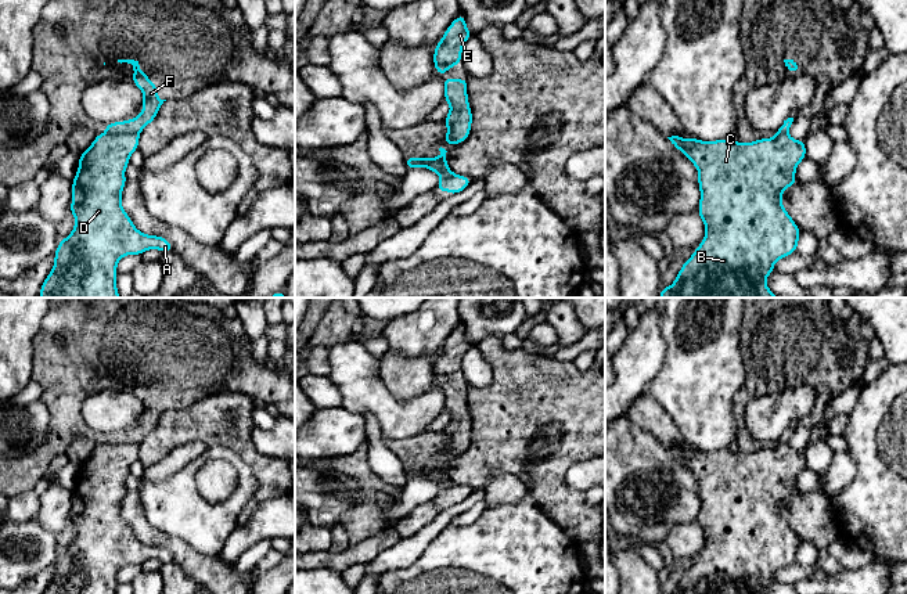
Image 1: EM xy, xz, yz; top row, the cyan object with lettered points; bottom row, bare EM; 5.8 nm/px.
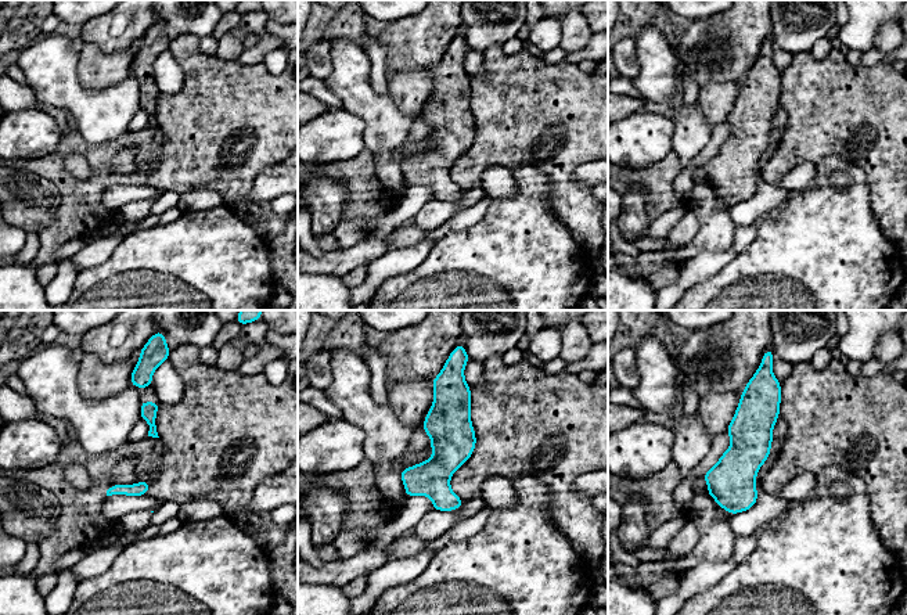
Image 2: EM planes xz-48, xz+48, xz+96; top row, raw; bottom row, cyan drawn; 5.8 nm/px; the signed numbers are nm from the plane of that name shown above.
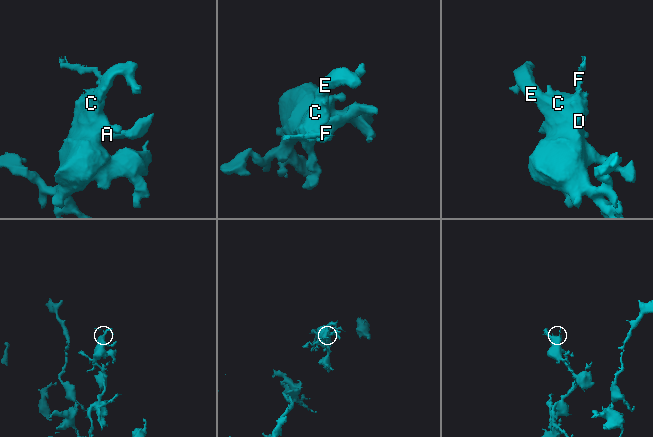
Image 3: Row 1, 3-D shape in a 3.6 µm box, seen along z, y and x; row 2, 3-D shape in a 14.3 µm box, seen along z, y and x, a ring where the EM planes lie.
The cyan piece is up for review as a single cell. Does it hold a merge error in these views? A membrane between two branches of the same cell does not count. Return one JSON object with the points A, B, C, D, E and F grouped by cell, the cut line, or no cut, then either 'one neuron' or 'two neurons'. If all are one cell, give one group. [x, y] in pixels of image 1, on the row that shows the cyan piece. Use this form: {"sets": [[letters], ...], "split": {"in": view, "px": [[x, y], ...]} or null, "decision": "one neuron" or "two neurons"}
{"sets": [["A", "B", "C", "D", "E"], ["F"]], "split": {"in": "xy", "px": [[105, 133], [137, 134]]}, "decision": "two neurons"}

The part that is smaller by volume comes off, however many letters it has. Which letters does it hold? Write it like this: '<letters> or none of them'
F

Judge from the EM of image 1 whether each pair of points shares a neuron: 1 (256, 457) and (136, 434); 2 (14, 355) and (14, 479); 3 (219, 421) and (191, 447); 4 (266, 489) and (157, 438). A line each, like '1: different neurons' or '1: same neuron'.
1: different neurons
2: different neurons
3: different neurons
4: same neuron

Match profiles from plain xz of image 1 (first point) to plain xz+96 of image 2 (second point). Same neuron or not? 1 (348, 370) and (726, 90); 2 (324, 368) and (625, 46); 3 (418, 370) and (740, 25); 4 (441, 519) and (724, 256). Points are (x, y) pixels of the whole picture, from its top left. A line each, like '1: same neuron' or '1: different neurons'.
1: different neurons
2: same neuron
3: different neurons
4: same neuron

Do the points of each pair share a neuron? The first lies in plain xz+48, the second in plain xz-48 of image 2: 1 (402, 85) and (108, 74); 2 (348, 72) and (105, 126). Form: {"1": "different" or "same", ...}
{"1": "same", "2": "same"}

